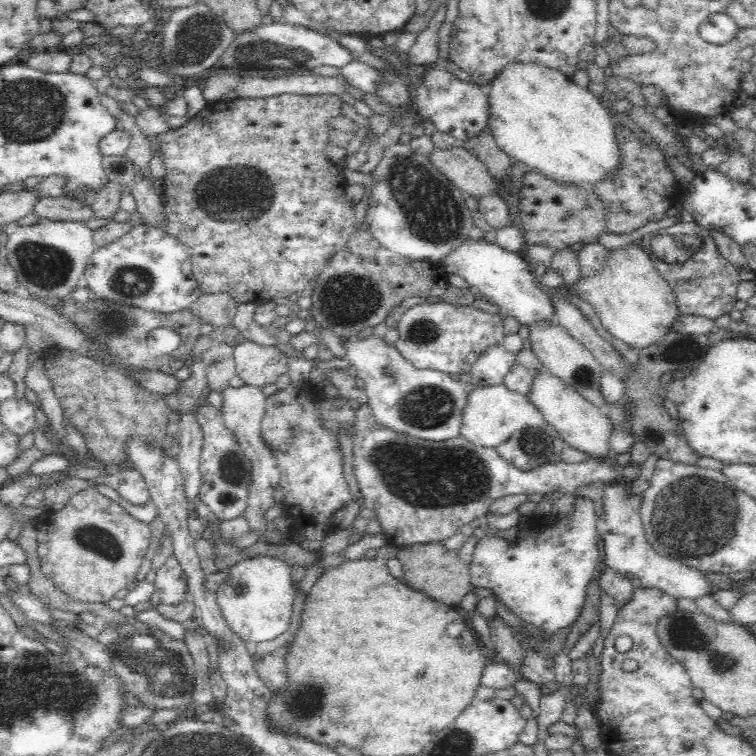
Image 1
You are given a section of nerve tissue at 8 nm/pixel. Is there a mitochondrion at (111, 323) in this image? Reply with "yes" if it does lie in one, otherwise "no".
yes

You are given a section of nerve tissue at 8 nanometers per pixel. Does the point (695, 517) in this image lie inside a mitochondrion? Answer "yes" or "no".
yes

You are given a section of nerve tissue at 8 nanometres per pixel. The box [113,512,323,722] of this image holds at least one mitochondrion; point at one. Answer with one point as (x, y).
(159, 666)

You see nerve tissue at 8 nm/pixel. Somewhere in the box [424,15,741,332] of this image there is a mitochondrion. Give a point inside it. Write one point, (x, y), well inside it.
(681, 250)

